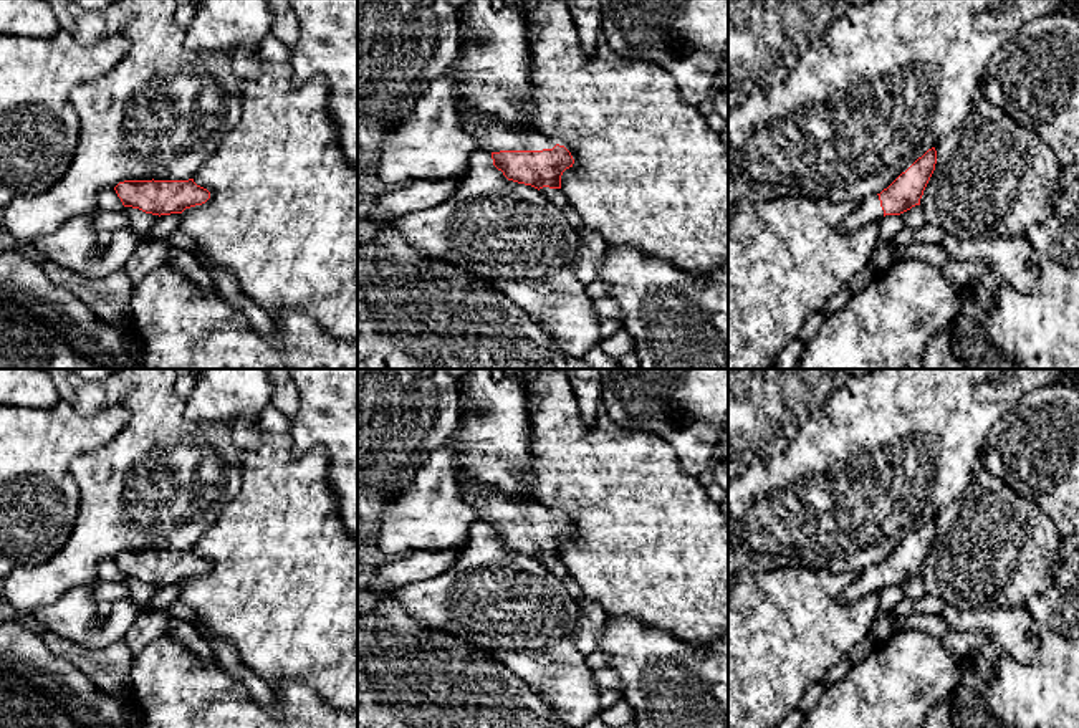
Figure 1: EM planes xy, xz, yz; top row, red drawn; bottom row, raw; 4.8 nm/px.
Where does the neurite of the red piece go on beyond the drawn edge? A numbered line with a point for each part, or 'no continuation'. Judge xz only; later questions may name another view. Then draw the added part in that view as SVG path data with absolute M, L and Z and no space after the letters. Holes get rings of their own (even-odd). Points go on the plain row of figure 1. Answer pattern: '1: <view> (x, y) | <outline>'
1: xz (495, 507) | M460 478L465 486L467 501L477 513L490 521L543 521L553 520L554 511L538 498L520 498L495 491L473 478Z

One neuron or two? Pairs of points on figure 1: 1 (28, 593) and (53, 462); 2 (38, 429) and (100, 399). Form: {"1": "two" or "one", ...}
{"1": "two", "2": "two"}

